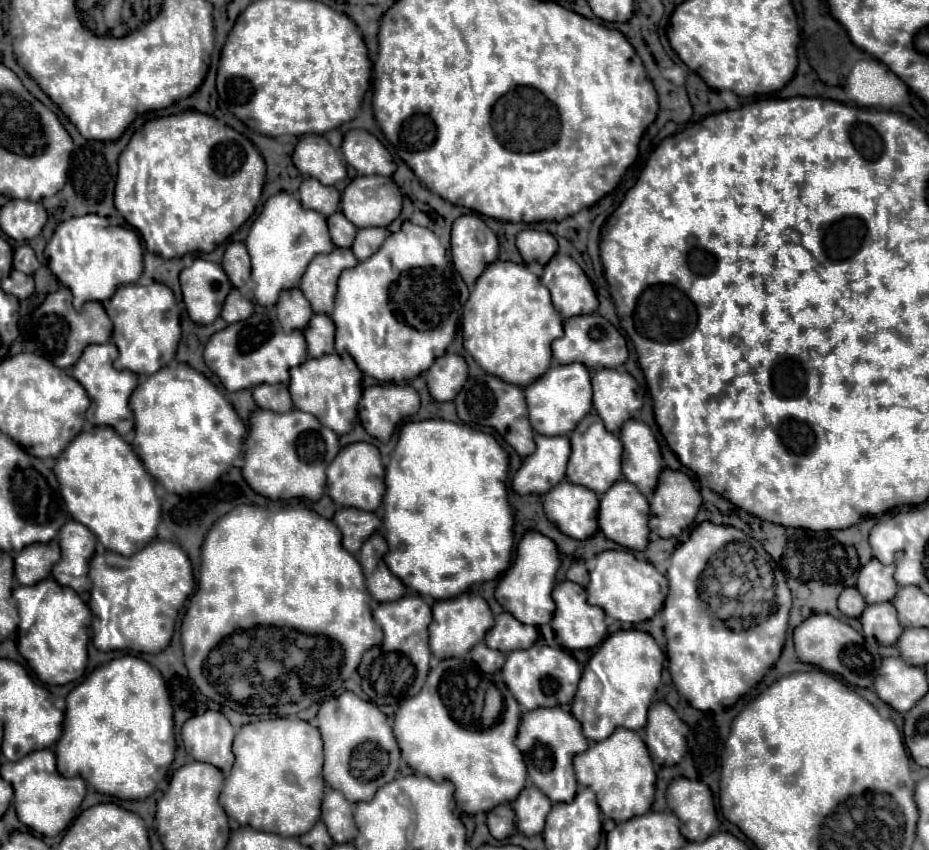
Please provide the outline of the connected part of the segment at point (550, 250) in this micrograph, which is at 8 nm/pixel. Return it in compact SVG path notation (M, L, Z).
M524 229L516 237L516 247L524 259L524 263L540 263L546 265L558 249L556 239L548 231Z

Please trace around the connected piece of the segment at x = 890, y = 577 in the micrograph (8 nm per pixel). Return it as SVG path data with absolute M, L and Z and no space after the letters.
M870 559L858 575L856 589L866 599L866 603L892 601L898 591L894 581L894 565L882 565L878 559Z

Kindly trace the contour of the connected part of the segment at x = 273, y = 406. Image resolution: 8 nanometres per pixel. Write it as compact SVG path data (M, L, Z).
M262 383L252 391L252 397L258 407L270 409L270 411L290 411L292 409L292 399L288 393L286 385L268 385Z

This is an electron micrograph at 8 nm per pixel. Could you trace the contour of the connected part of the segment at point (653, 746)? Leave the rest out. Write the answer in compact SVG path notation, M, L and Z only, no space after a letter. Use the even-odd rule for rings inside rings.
M658 701L648 711L646 747L656 765L676 765L686 751L688 725L674 713L674 709Z

